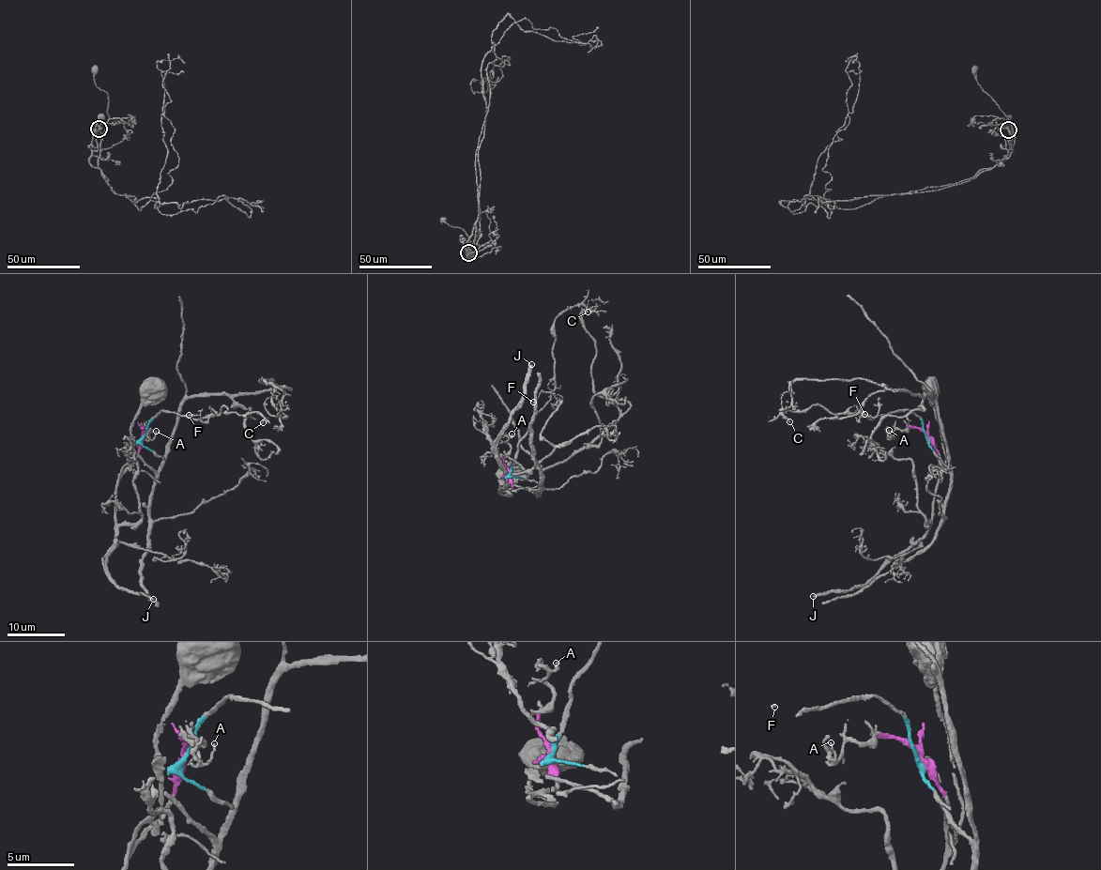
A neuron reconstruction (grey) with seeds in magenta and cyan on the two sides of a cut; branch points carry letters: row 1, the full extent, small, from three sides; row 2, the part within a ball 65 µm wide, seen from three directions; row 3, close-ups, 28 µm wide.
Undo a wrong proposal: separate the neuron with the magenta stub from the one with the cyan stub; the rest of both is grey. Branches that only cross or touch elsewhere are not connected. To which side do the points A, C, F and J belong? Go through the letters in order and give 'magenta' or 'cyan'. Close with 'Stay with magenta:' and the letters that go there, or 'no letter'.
A: magenta
C: cyan
F: cyan
J: magenta
Stay with magenta: A, J

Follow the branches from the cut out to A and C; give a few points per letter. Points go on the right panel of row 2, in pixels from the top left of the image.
A: (926, 435), (917, 428), (908, 428), (895, 430), (892, 438), (888, 430)
C: (926, 435), (922, 422), (908, 409), (866, 418), (831, 414), (820, 405), (801, 411), (783, 410), (790, 421)

